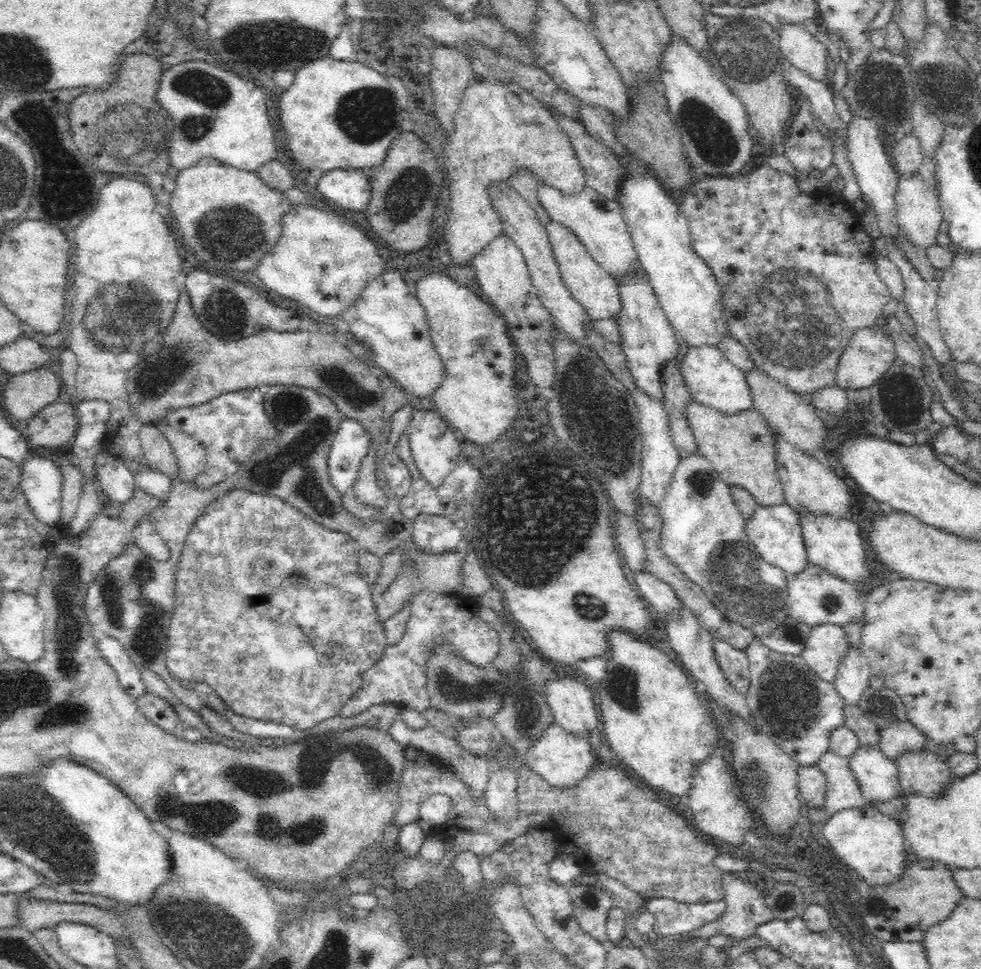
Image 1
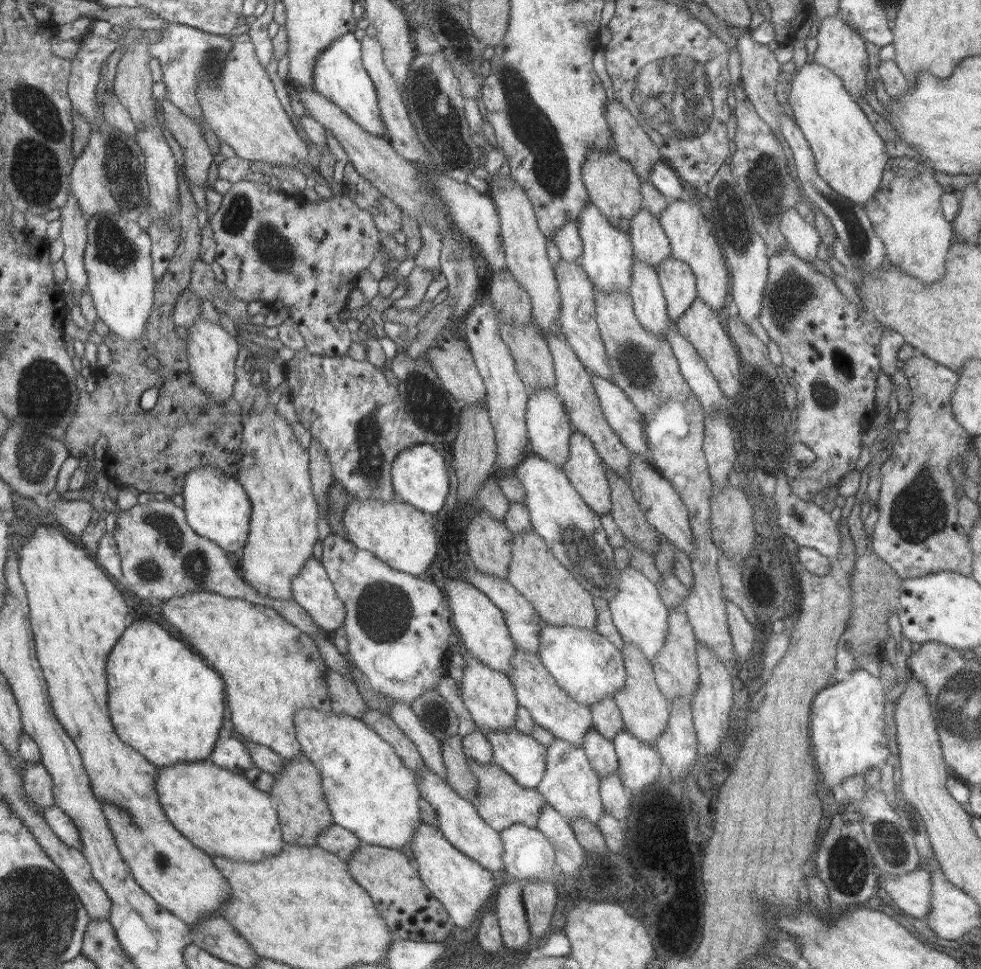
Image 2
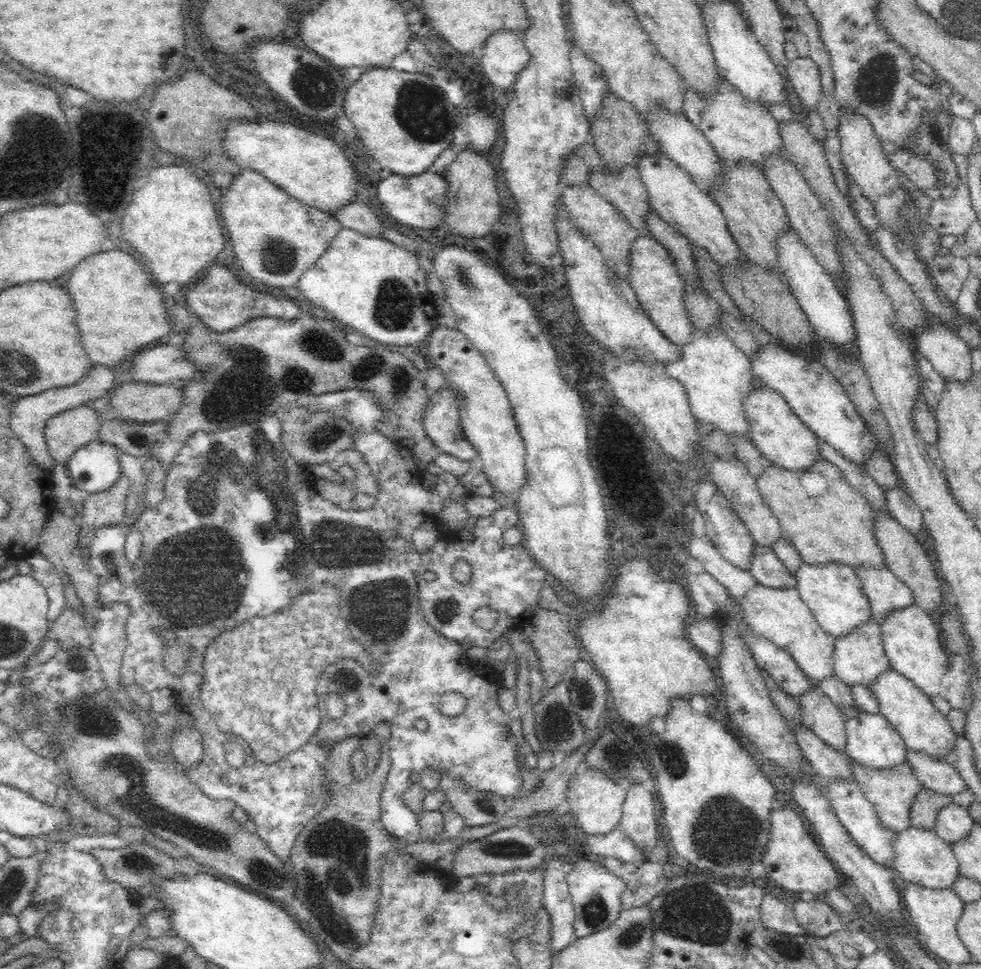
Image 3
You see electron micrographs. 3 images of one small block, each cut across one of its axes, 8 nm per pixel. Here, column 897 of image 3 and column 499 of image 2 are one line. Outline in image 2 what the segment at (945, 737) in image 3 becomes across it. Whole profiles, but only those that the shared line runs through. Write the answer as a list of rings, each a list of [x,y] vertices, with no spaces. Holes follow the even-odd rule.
[[[463,652],[463,660],[465,660],[465,668],[463,668],[463,678],[461,678],[461,698],[463,704],[471,716],[473,722],[477,722],[477,726],[481,728],[489,728],[489,730],[505,730],[515,726],[515,712],[517,712],[517,696],[515,696],[515,688],[509,680],[507,674],[483,664],[481,660],[477,660],[475,656],[469,656],[467,652]]]

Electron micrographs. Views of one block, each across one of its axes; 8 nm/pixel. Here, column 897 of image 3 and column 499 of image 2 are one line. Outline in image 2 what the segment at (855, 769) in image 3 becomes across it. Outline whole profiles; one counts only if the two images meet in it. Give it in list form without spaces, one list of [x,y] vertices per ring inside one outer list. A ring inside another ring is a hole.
[[[469,758],[469,766],[473,776],[477,778],[477,794],[471,800],[471,804],[477,808],[479,816],[485,820],[485,824],[489,824],[495,830],[505,830],[515,822],[523,822],[527,826],[537,826],[537,818],[539,818],[539,810],[543,804],[547,804],[545,796],[541,796],[541,792],[537,788],[525,788],[521,784],[517,784],[513,780],[513,776],[509,776],[499,764],[481,764],[473,758]]]

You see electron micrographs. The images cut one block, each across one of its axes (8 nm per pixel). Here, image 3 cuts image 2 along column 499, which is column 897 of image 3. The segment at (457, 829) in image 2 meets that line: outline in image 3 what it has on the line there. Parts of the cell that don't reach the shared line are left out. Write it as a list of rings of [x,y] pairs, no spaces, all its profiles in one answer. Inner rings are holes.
[[[906,828],[902,832],[898,832],[898,836],[892,840],[894,846],[894,862],[892,862],[892,870],[898,870],[902,874],[904,882],[914,882],[914,884],[922,884],[926,888],[950,888],[954,886],[956,878],[960,876],[960,868],[958,868],[958,858],[952,850],[950,844],[946,844],[934,830],[926,830],[926,828]]]

